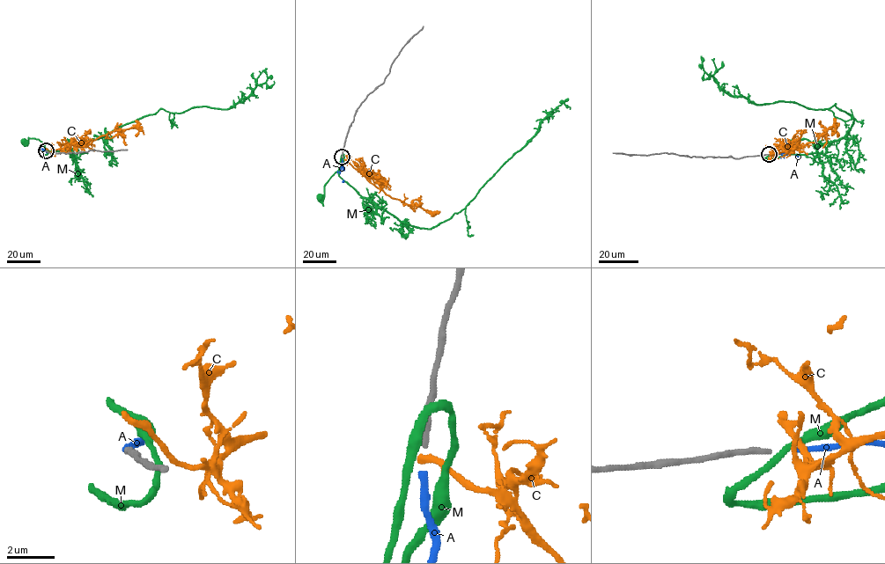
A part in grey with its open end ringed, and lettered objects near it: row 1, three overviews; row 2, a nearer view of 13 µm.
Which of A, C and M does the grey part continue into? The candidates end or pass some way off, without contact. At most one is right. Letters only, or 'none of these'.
A

